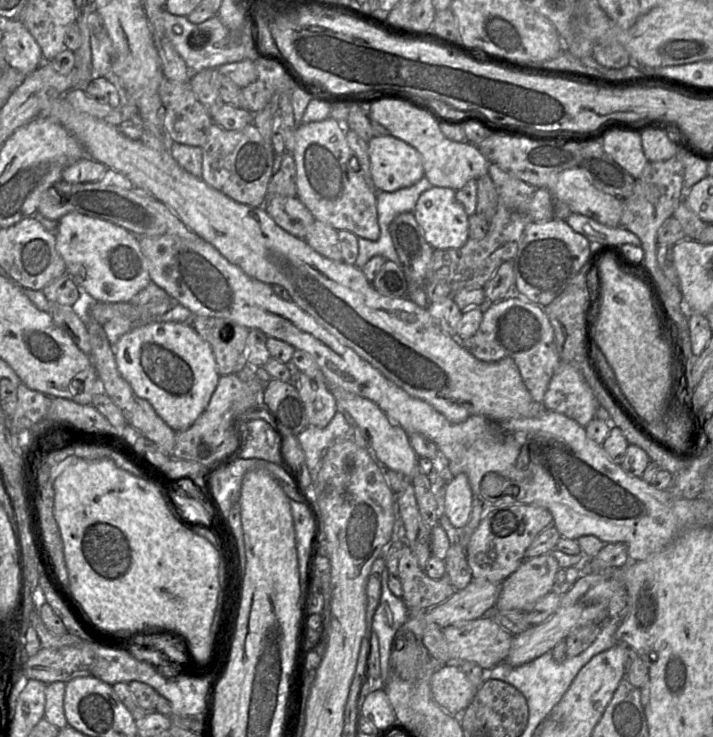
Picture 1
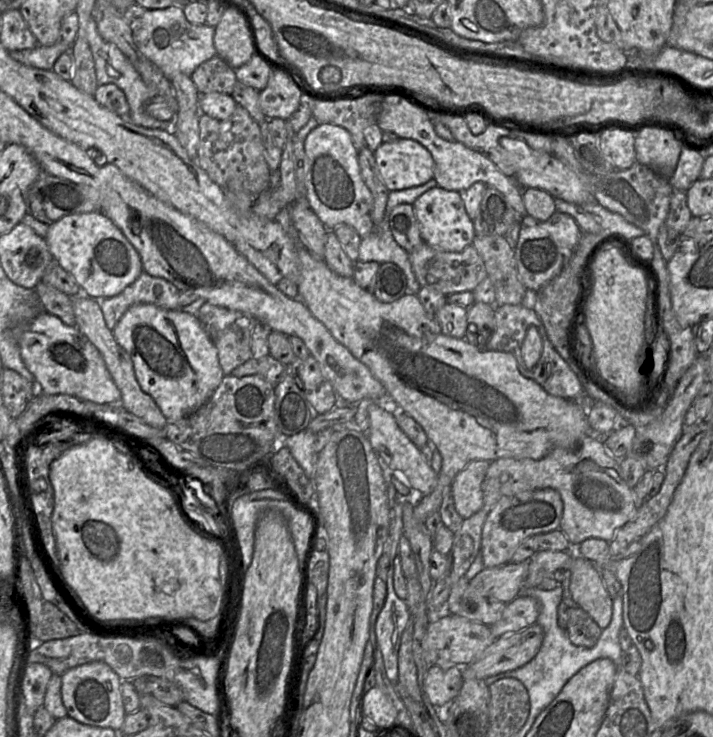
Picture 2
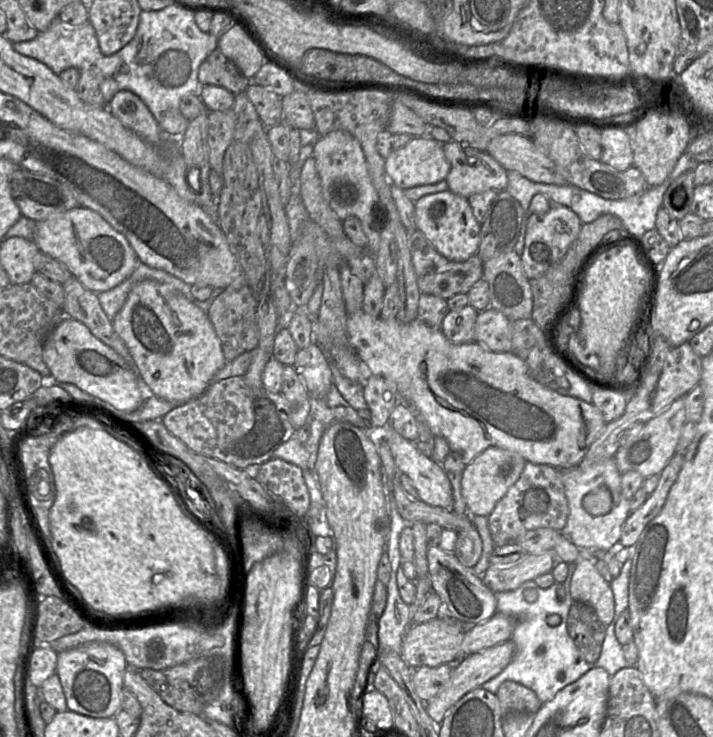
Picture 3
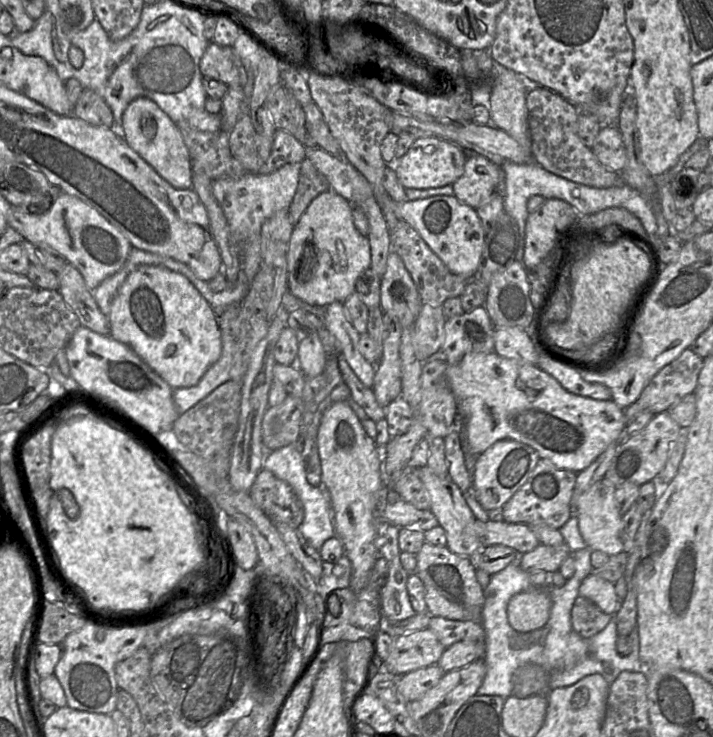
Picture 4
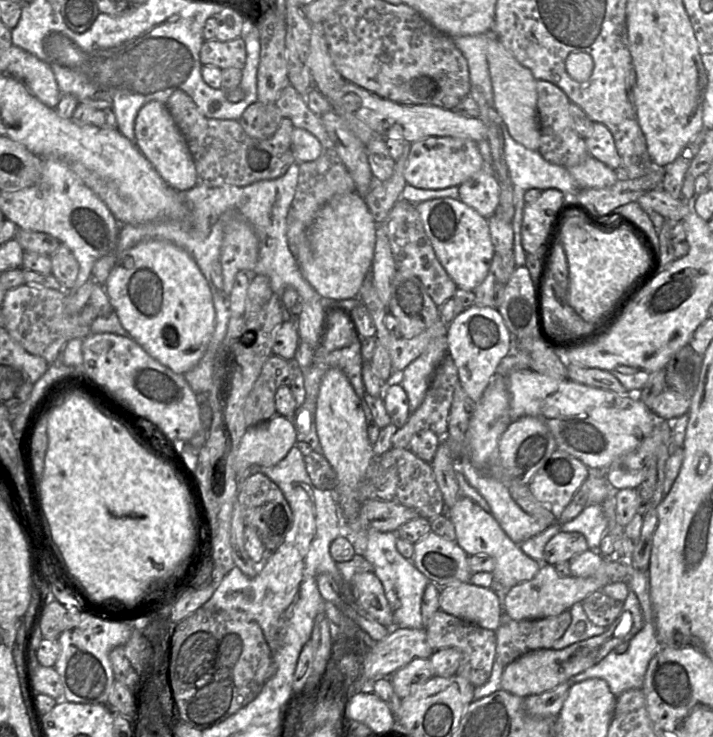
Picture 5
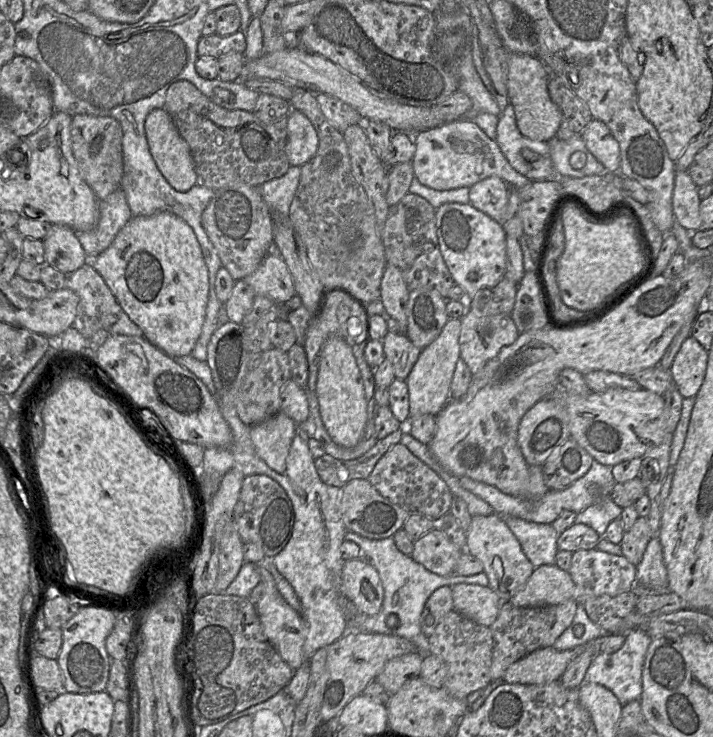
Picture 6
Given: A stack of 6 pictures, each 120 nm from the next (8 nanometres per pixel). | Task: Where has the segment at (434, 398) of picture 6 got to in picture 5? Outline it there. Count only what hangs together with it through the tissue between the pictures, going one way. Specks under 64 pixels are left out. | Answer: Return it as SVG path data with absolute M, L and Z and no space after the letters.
M446 335L437 337L398 375L397 381L402 385L409 400L410 414L423 402L435 370L447 355Z

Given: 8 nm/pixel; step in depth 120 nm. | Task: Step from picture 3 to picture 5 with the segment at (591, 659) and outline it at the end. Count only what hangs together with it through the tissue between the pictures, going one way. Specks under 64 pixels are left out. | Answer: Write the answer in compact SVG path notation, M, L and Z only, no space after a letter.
M599 590L582 600L581 605L593 624L608 627L619 616L623 602L613 599Z

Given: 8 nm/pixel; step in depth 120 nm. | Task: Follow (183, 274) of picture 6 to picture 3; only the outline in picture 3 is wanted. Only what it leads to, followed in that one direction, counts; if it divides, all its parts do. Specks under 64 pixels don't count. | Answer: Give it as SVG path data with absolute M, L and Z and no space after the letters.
M143 280L130 291L126 302L112 321L115 333L126 344L135 370L150 393L172 404L184 404L200 397L212 384L215 374L226 360L221 342L206 312L170 285Z

